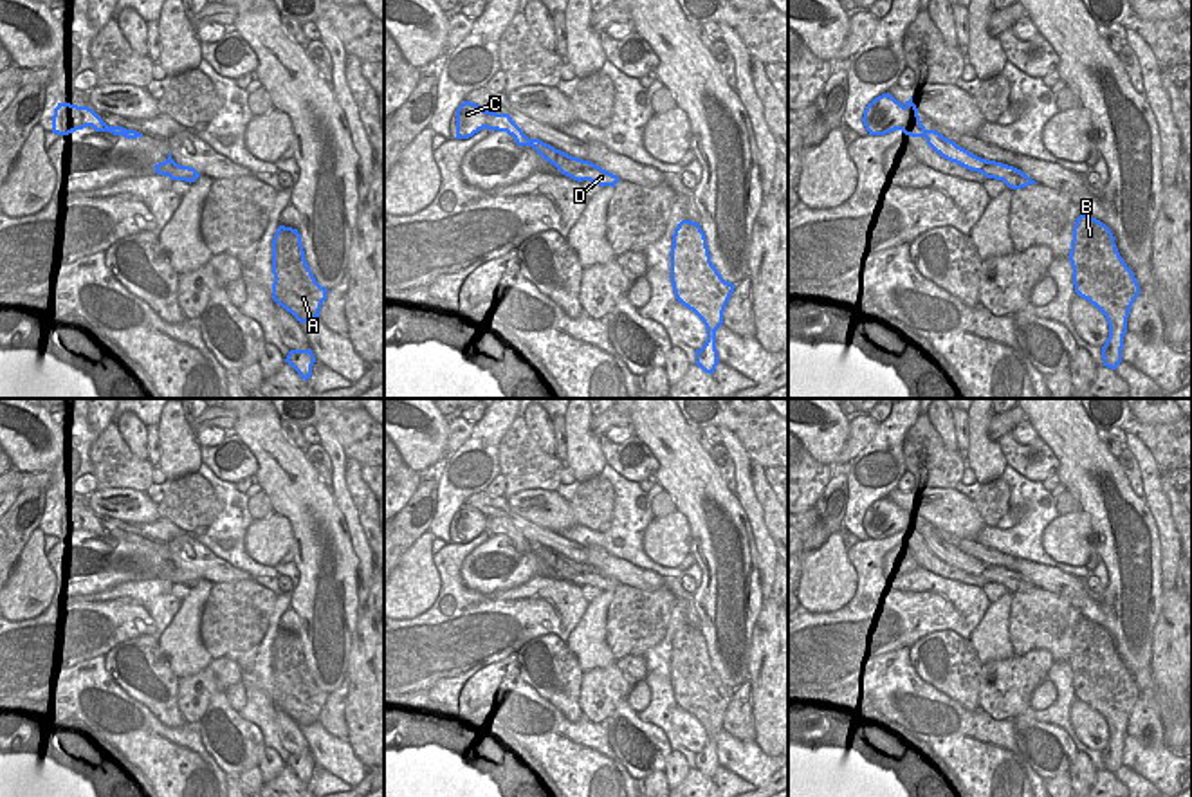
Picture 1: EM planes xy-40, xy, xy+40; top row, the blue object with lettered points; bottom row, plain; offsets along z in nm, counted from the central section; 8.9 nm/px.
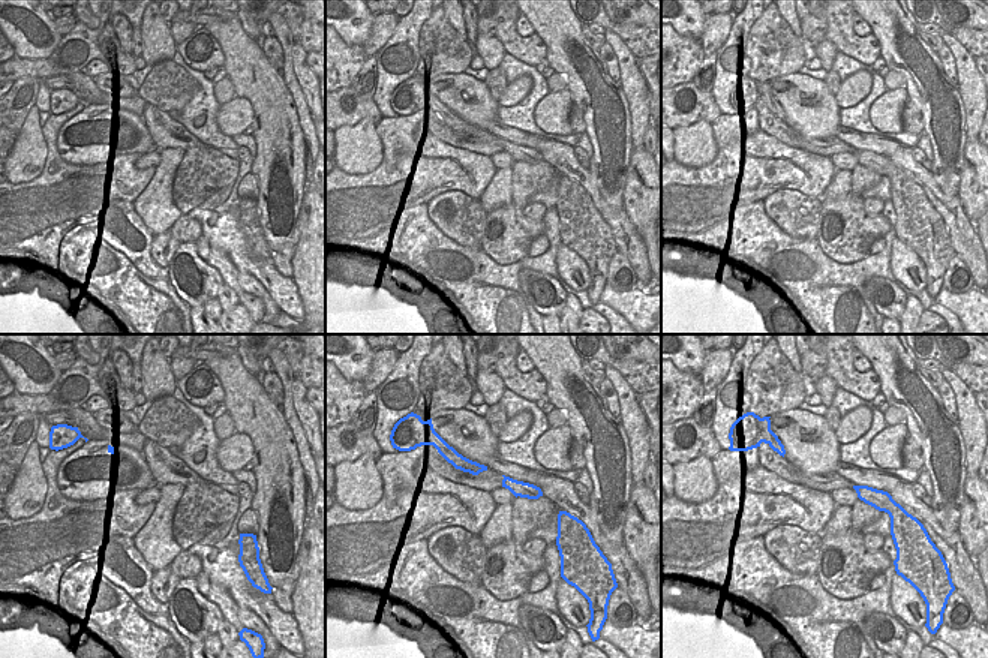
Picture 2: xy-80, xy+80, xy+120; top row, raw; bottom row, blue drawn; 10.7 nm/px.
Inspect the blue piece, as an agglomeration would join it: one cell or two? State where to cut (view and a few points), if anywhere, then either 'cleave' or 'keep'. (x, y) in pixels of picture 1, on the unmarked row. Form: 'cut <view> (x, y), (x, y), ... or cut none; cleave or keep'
cut xy+40 (904, 511), (911, 520), (907, 527), (911, 534); cleave

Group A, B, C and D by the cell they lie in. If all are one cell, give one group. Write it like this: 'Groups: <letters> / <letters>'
Groups: A B D / C.

